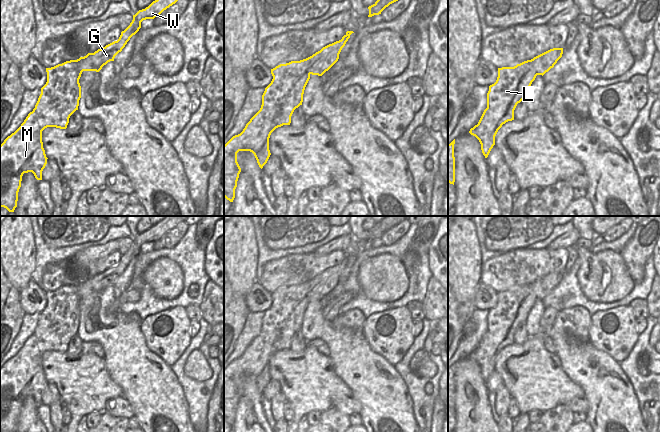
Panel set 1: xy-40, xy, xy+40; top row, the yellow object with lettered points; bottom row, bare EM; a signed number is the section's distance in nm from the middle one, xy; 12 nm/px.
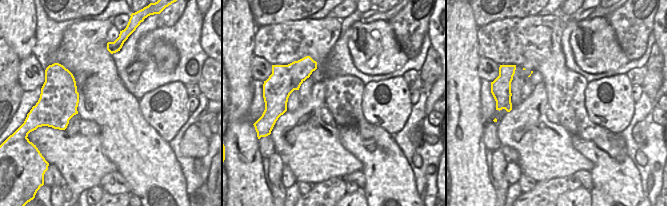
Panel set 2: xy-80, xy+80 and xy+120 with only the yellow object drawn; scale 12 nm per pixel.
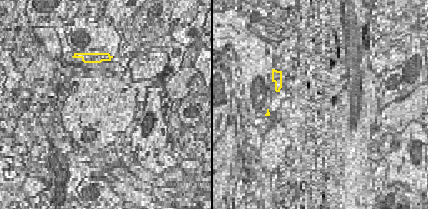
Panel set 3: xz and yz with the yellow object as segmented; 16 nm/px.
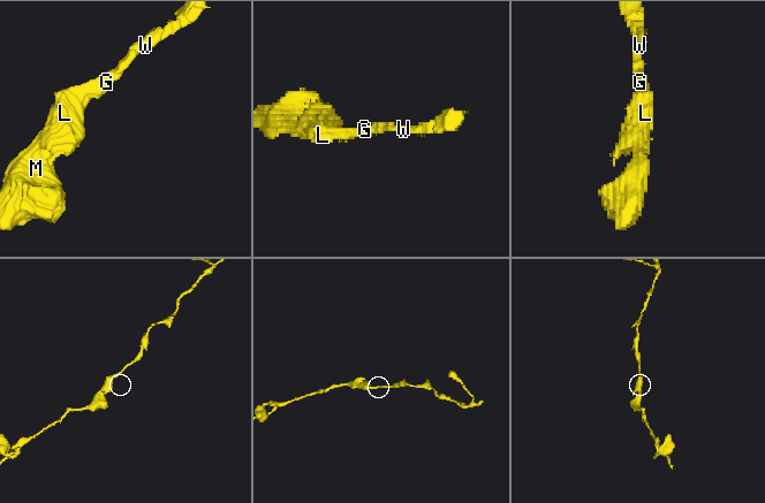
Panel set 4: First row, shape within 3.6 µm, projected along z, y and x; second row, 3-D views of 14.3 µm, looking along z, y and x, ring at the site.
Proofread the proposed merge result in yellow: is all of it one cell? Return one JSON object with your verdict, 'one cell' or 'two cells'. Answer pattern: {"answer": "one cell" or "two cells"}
{"answer": "one cell"}

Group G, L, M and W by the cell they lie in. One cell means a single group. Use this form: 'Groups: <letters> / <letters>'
Groups: G L M W

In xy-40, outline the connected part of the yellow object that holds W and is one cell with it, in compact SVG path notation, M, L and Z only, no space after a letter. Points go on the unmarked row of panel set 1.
M166 216L162 221L153 225L145 233L139 234L133 239L133 244L130 249L121 256L117 265L114 265L102 273L98 273L94 277L88 277L84 281L77 284L66 285L51 292L46 292L47 306L41 312L41 318L32 336L28 338L21 350L0 369L0 431L16 432L18 425L18 416L21 411L22 400L24 397L32 396L37 404L42 404L42 395L47 388L47 381L43 372L42 355L47 351L56 351L66 353L69 347L70 340L78 334L79 324L81 322L81 310L79 303L83 295L99 296L104 289L110 285L114 285L115 280L122 275L130 262L135 259L141 252L141 246L146 243L154 243L158 241L164 234L175 228L179 223L185 221L189 216L174 216L172 219Z

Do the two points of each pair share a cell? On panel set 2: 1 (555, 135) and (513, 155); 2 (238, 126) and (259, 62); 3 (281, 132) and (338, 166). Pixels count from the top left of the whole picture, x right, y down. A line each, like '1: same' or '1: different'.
1: different
2: different
3: same

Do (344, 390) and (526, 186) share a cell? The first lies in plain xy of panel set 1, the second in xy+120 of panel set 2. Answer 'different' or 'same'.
different

